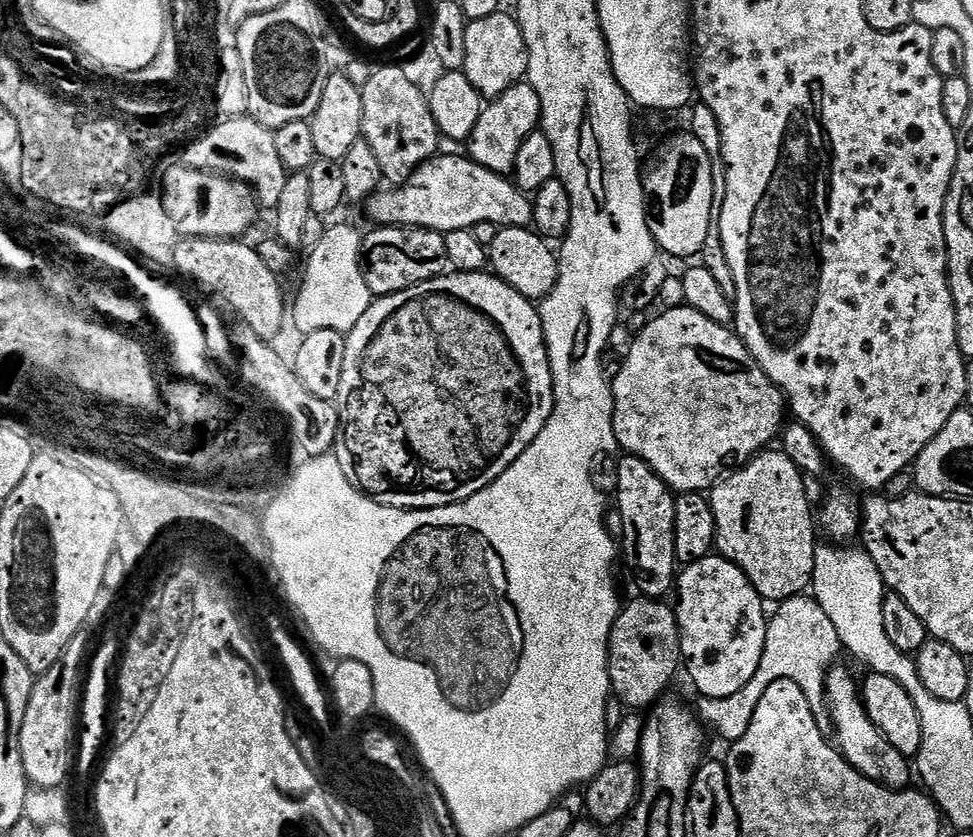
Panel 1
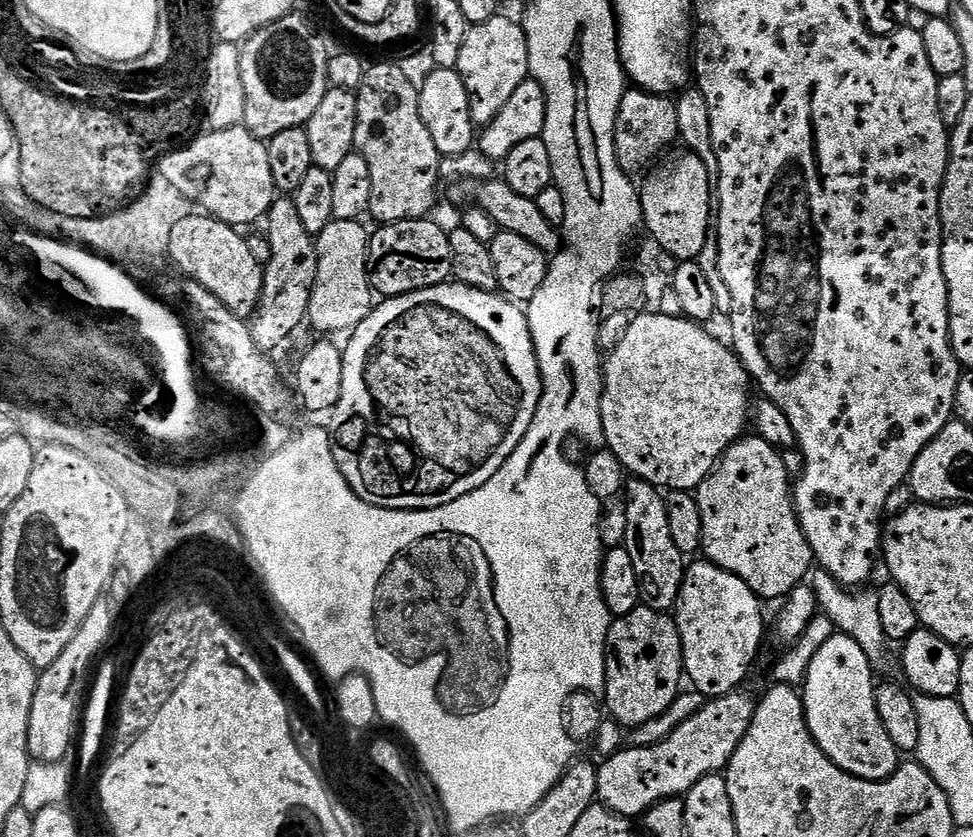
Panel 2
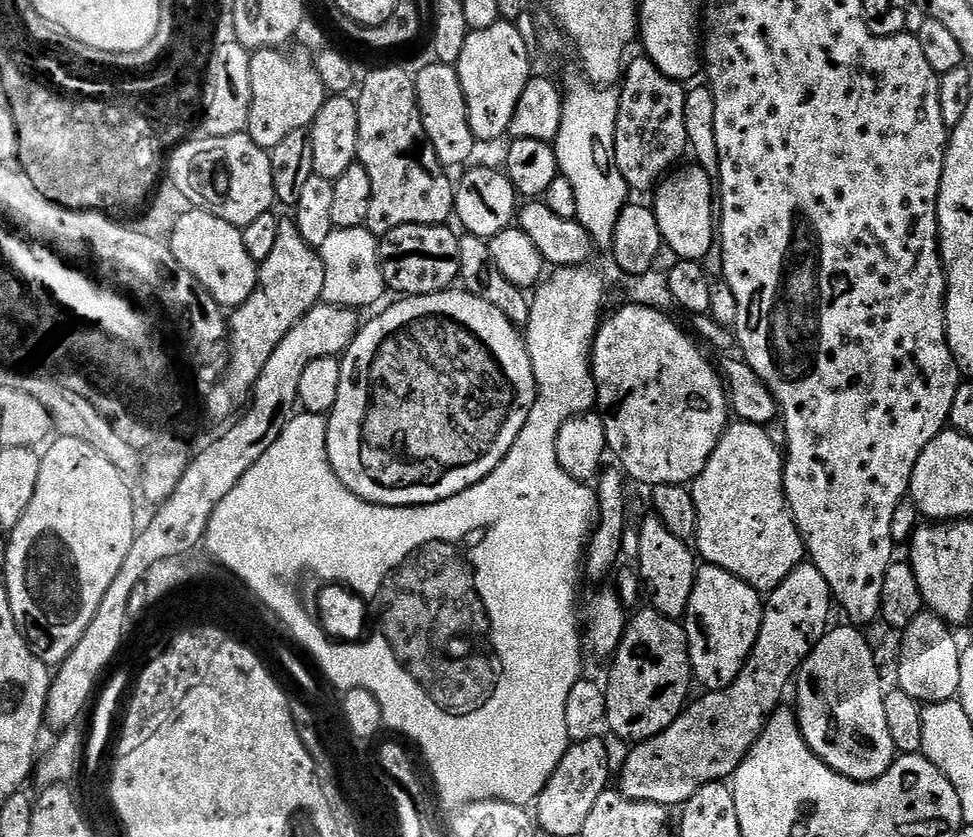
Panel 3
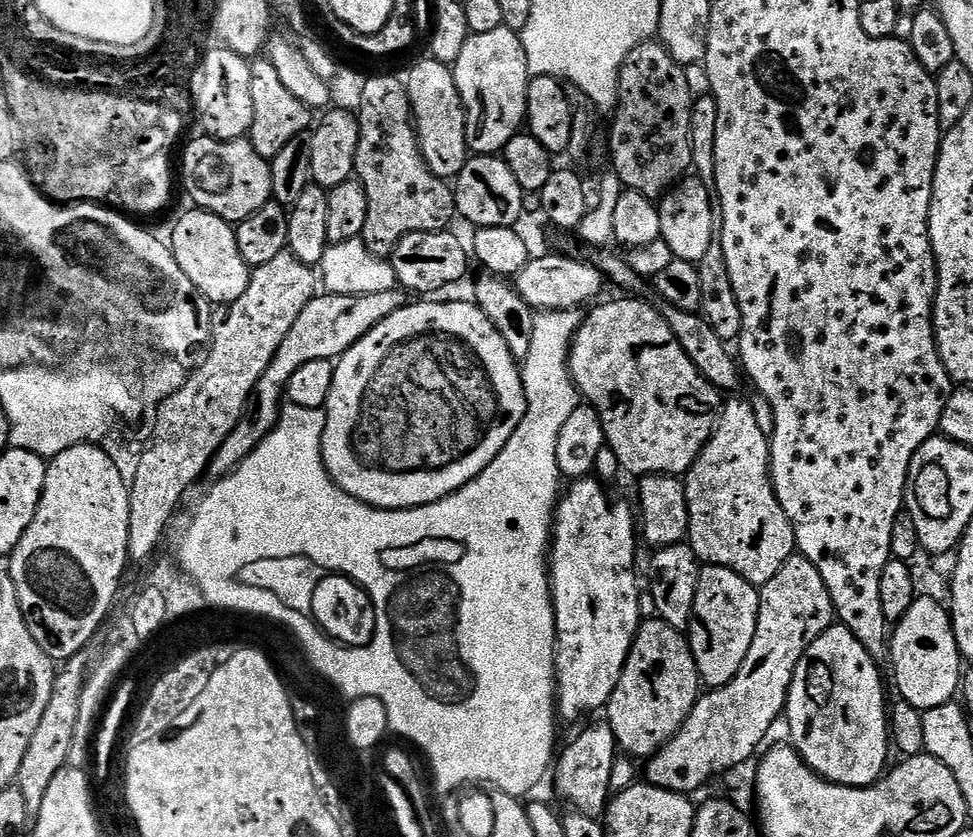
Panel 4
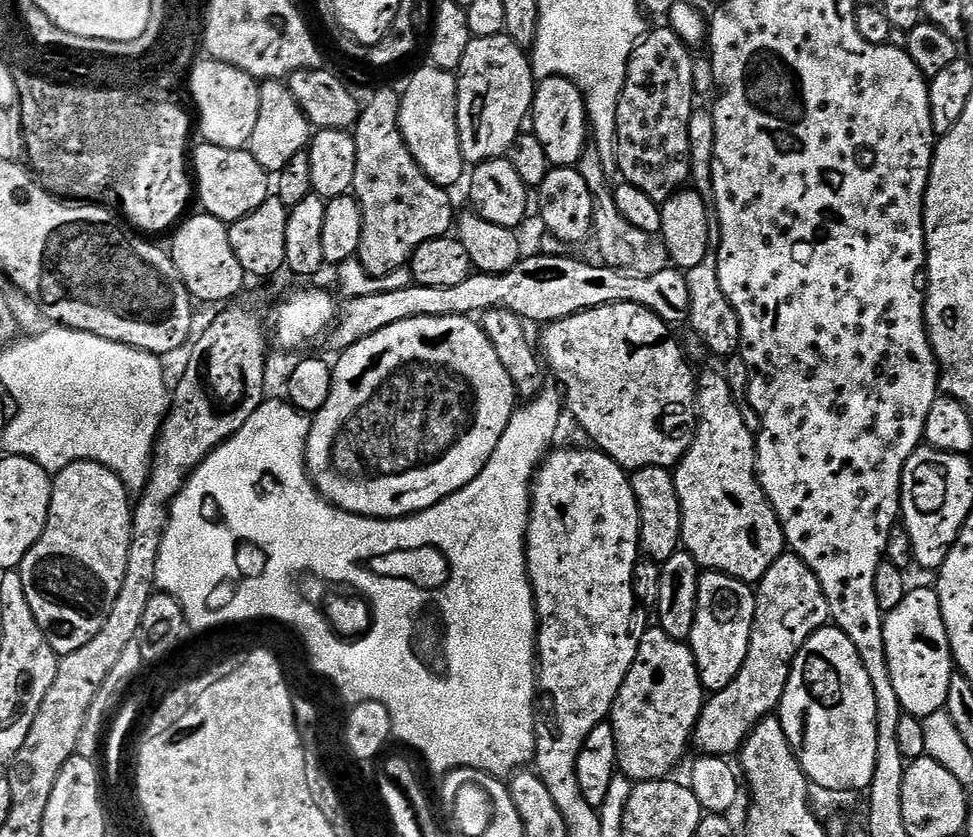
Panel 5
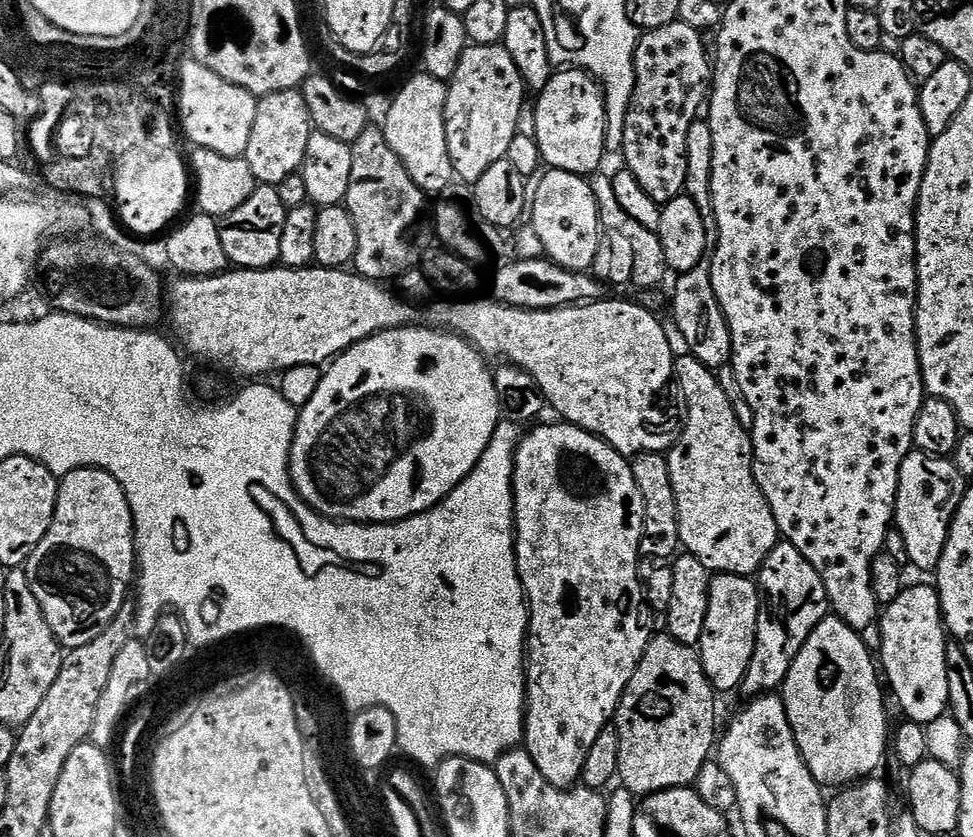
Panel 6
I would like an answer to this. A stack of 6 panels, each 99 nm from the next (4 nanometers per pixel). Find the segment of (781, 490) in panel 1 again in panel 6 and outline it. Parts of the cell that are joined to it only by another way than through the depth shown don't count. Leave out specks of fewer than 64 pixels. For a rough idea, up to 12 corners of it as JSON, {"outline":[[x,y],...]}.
{"outline":[[691,354],[666,453],[680,543],[751,577],[780,527],[752,472],[749,429]]}

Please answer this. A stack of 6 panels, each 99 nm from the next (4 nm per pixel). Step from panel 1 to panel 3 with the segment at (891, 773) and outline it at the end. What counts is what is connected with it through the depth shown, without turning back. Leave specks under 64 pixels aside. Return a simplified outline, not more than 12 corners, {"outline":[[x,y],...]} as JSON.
{"outline":[[856,626],[825,632],[794,680],[806,742],[875,782],[898,753]]}

